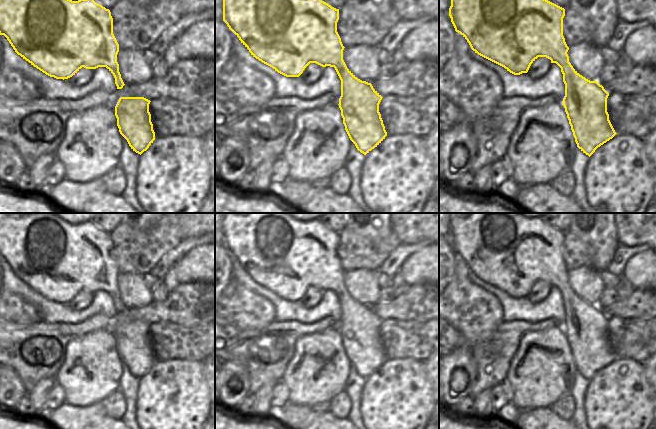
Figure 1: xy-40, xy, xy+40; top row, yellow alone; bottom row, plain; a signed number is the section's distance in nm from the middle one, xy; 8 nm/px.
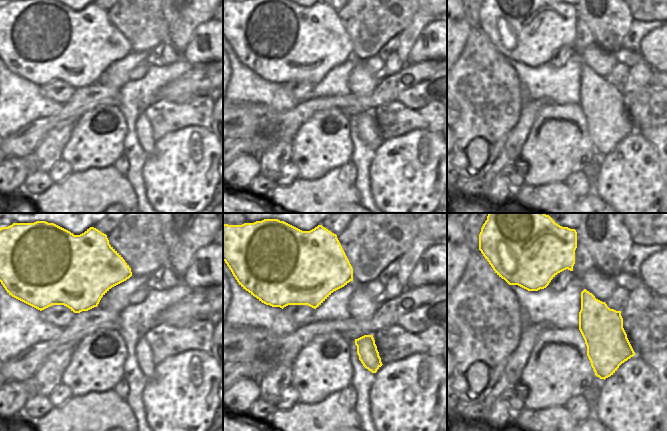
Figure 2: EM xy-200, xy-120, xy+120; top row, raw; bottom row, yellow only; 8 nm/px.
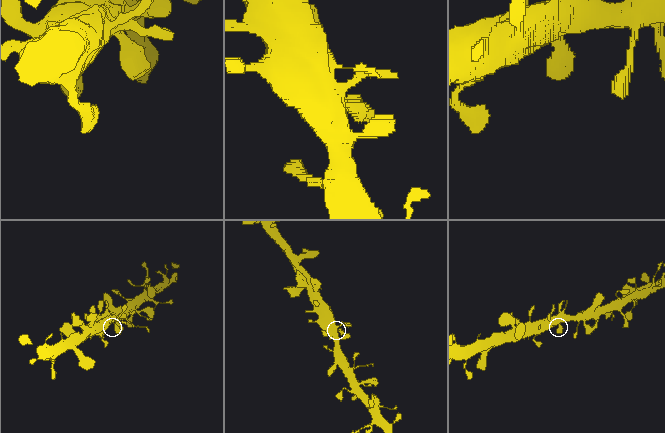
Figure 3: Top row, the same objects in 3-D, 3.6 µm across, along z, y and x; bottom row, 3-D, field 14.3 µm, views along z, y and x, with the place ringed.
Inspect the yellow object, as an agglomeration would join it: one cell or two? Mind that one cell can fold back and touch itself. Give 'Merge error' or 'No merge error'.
No merge error.

